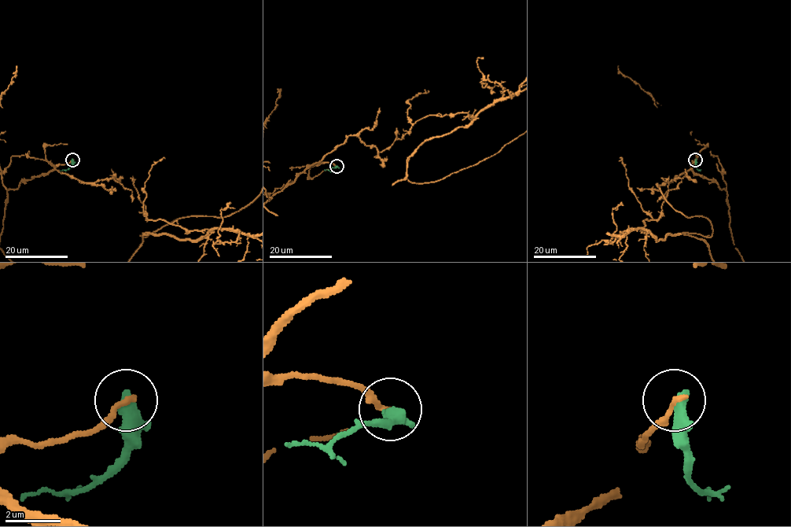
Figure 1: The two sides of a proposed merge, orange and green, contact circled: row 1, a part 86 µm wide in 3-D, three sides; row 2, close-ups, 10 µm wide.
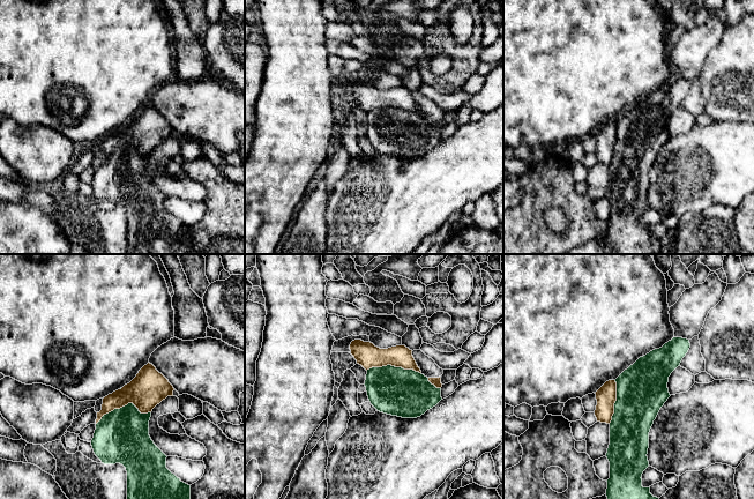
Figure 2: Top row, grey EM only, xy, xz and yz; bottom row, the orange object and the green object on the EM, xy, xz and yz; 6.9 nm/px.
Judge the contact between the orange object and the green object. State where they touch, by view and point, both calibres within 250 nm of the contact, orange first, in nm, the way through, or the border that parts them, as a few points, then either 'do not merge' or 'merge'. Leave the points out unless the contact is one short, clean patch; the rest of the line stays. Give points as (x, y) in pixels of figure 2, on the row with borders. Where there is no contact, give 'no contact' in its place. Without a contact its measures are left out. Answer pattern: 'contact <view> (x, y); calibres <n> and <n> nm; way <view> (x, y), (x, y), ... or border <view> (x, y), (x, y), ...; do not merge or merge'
contact xy (122, 406); calibres 240 and 380 nm; do not merge

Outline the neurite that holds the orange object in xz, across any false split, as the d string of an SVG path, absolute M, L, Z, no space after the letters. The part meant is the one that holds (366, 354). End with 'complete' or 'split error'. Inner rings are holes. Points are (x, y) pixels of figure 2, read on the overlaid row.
M354 340L350 344L350 350L357 364L361 365L366 371L372 367L391 365L421 373L412 356L412 350L405 345L380 349L371 342Z; complete

